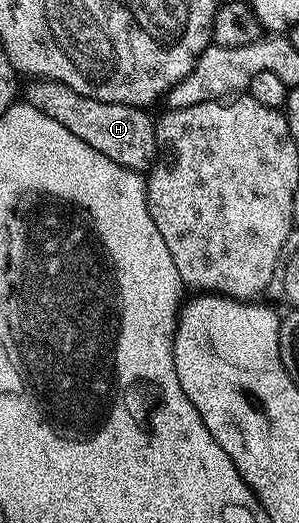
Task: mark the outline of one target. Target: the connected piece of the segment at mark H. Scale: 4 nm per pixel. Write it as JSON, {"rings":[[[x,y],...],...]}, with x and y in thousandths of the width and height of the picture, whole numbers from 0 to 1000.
{"rings":[[[120,151],[104,161],[87,185],[90,199],[127,205],[140,220],[167,220],[181,235],[207,235],[221,250],[261,258],[261,266],[274,266],[321,289],[341,289],[355,304],[381,304],[385,315],[458,327],[505,325],[522,304],[522,231],[495,226],[478,207],[355,197],[311,185],[261,182],[247,166],[221,166],[221,159],[194,153]]]}

